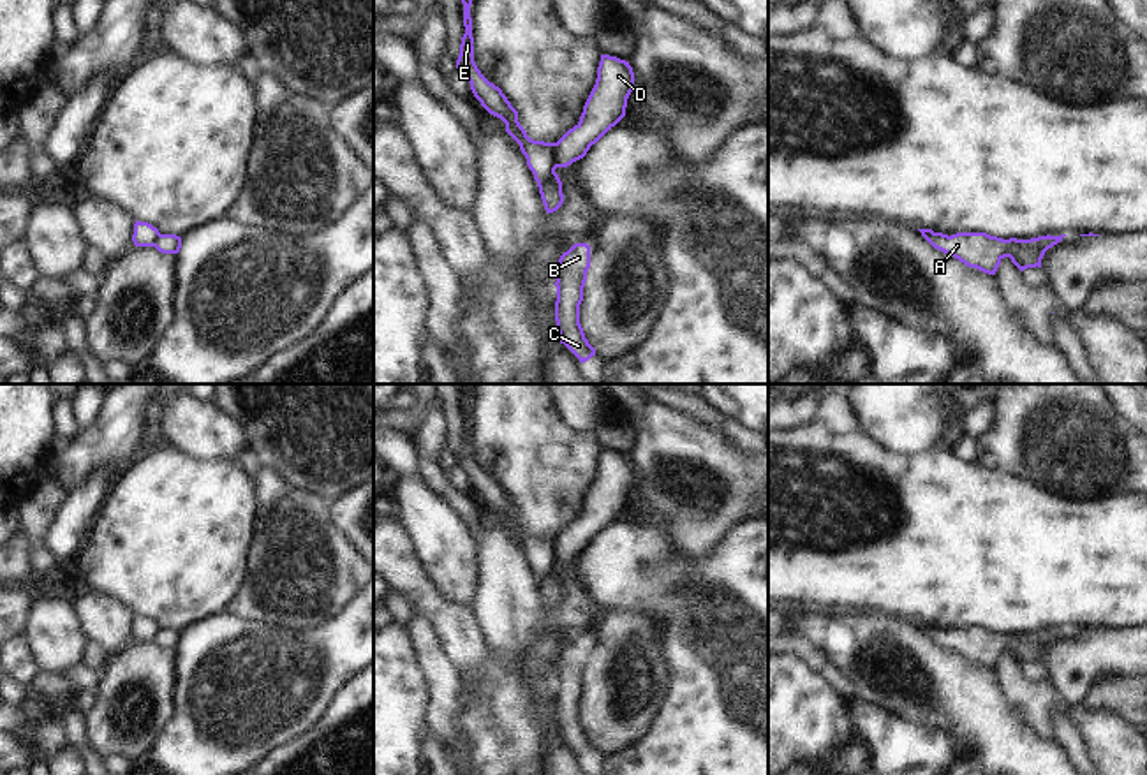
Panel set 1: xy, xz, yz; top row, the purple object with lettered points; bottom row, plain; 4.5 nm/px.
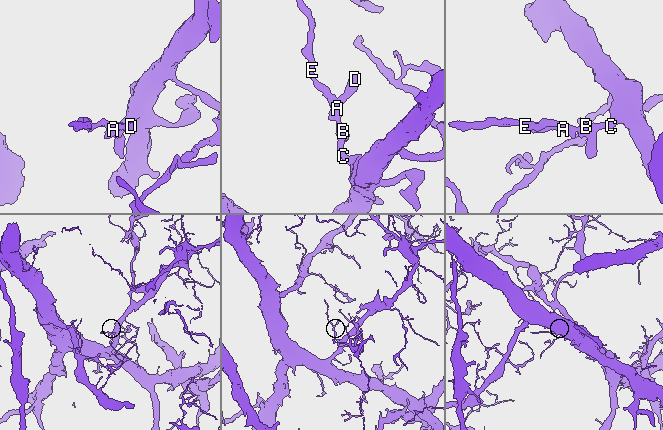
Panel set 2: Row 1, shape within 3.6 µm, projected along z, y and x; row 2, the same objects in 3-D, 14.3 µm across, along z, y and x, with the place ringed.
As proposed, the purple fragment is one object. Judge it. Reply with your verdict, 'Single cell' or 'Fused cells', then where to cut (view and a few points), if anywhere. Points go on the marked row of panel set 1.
Fused cells. Split along xz (555, 143), (554, 168)

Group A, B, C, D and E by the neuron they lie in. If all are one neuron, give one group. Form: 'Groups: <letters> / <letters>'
Groups: A B C D / E

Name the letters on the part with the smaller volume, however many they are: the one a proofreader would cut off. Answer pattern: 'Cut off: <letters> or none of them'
Cut off: E

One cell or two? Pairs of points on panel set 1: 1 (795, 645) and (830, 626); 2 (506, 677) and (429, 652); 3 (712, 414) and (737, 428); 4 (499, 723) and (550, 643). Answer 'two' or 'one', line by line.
1: two
2: two
3: one
4: one

